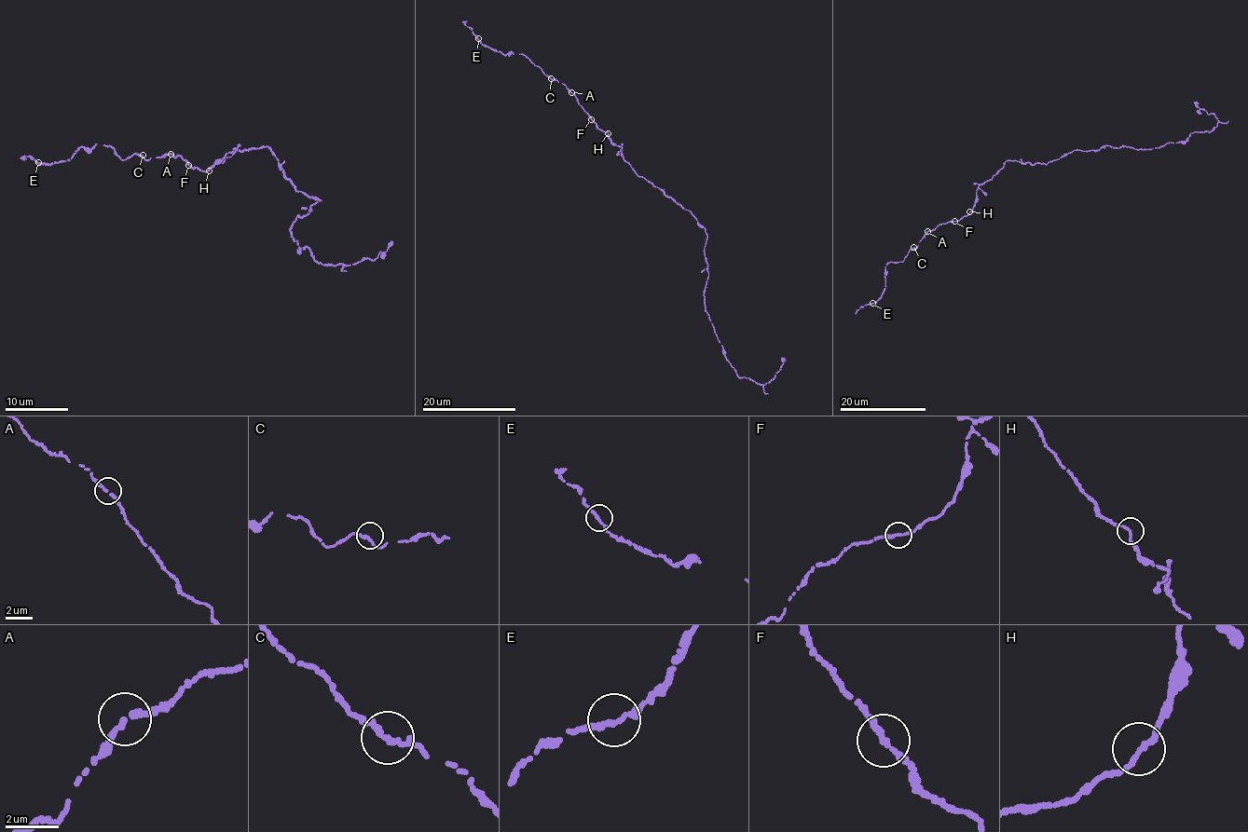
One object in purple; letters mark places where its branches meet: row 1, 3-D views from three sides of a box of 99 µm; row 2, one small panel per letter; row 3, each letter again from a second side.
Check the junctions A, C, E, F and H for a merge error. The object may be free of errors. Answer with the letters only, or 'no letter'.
H

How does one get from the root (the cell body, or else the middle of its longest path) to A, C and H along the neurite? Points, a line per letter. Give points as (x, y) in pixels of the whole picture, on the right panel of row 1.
A: (1019, 162), (1007, 161), (991, 179), (978, 185), (974, 207), (967, 215), (939, 224), (927, 231)
C: (1019, 162), (1007, 161), (991, 179), (978, 185), (974, 207), (967, 215), (939, 224), (913, 247)
H: (1019, 162), (1007, 161), (991, 179), (978, 185), (974, 207), (969, 211)

